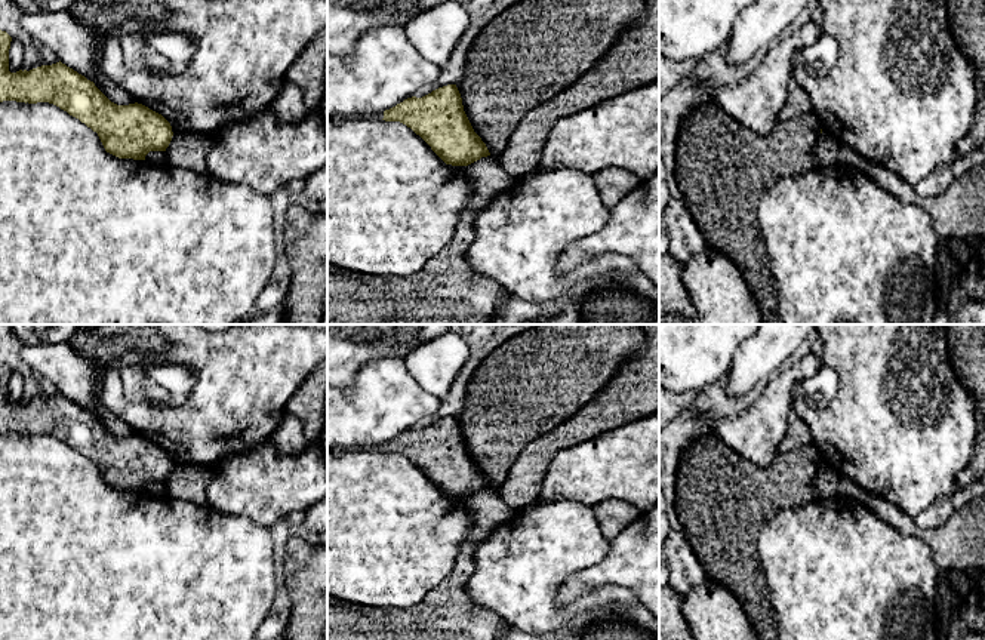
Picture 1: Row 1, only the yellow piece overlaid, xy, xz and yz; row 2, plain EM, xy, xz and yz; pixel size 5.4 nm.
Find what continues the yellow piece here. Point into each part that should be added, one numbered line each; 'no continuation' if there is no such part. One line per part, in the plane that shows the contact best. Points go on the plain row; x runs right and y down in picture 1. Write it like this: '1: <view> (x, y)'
no continuation

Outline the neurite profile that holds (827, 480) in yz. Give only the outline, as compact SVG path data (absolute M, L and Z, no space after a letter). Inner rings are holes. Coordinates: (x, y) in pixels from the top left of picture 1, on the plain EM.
M819 465L815 474L815 487L818 492L818 499L821 498L834 498L840 495L838 490L840 476L827 465Z

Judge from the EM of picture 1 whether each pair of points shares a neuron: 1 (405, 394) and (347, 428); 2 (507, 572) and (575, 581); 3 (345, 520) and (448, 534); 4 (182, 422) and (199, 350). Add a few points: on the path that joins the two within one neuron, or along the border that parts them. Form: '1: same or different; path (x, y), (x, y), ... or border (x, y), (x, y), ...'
1: same; path (390, 402), (382, 402), (362, 414)
2: different; border (597, 563), (565, 581), (556, 597), (557, 608)
3: same; path (371, 528), (381, 534), (422, 534)
4: same; path (200, 405), (203, 402), (203, 368)

